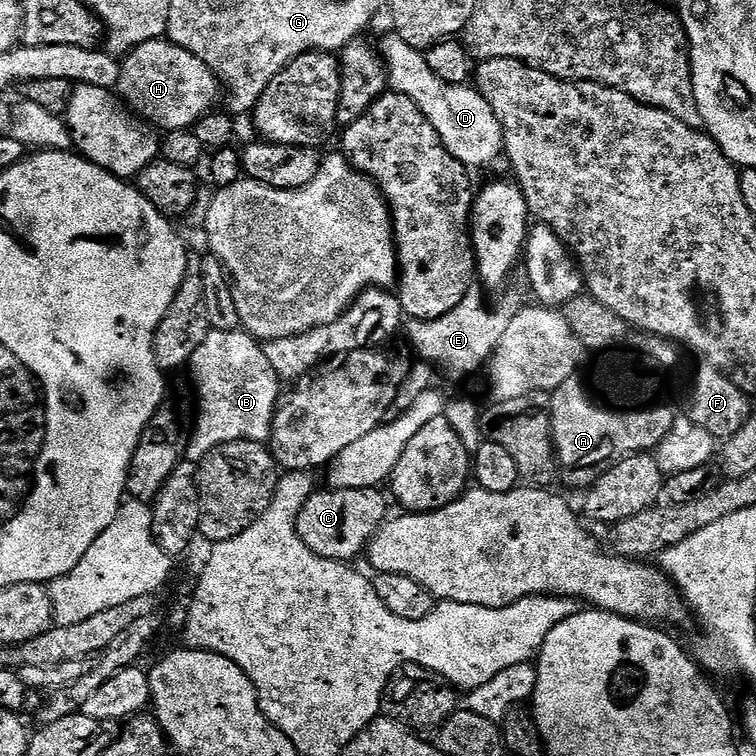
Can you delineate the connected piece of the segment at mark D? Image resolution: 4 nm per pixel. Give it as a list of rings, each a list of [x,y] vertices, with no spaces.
[[[389,34],[378,47],[388,64],[388,82],[392,92],[400,92],[417,103],[425,118],[439,134],[444,148],[465,167],[484,166],[494,161],[504,150],[504,132],[490,106],[471,85],[454,84],[438,78],[428,65],[428,57],[402,37]]]

